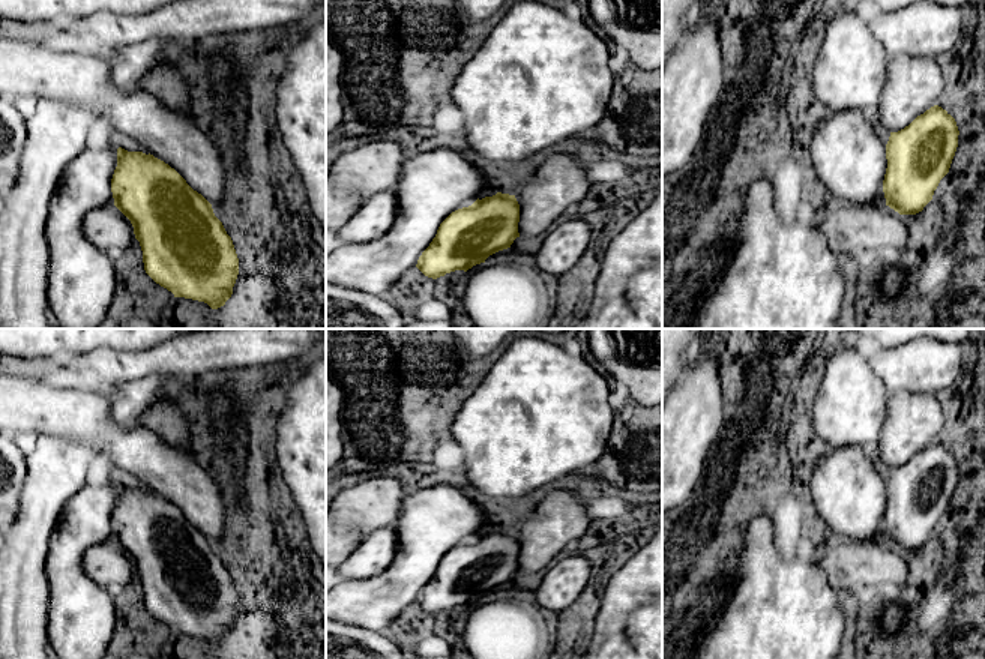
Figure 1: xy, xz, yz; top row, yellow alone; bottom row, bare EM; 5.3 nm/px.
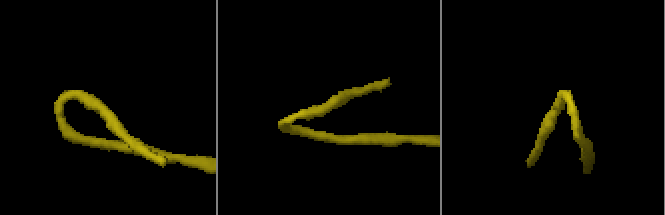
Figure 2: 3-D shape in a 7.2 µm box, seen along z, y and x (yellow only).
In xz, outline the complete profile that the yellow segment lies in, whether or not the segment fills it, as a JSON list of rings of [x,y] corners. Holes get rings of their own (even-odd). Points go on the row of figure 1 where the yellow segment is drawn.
[[[497,192],[452,212],[422,252],[416,267],[437,279],[455,270],[467,272],[520,237],[520,204],[515,195]]]

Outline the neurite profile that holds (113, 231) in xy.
[[[113,204],[95,209],[83,222],[89,242],[107,254],[126,249],[135,239],[131,221]]]

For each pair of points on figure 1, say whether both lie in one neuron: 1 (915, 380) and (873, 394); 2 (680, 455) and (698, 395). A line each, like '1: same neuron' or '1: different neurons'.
1: different neurons
2: same neuron

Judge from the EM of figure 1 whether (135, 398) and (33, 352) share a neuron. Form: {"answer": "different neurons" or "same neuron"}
{"answer": "different neurons"}

